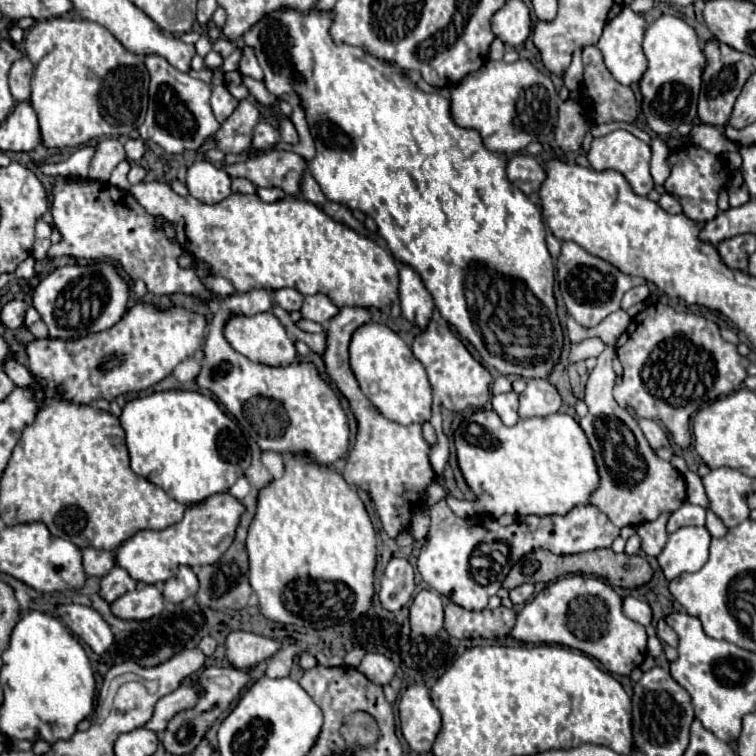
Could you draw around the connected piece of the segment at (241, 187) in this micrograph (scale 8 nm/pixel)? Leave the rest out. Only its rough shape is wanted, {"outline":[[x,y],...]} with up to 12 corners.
{"outline":[[231,179],[233,193],[255,193],[249,179]]}

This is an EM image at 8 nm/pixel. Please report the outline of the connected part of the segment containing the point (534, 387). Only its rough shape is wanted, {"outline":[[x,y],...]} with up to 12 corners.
{"outline":[[529,379],[519,417],[547,417],[561,409],[559,391]]}

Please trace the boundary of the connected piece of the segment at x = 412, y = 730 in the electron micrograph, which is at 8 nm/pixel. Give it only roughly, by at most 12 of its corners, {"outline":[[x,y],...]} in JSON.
{"outline":[[425,685],[399,699],[401,733],[415,753],[431,751],[441,713]]}

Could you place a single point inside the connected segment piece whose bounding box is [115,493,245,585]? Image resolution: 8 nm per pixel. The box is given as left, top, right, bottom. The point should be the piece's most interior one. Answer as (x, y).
(208, 528)

